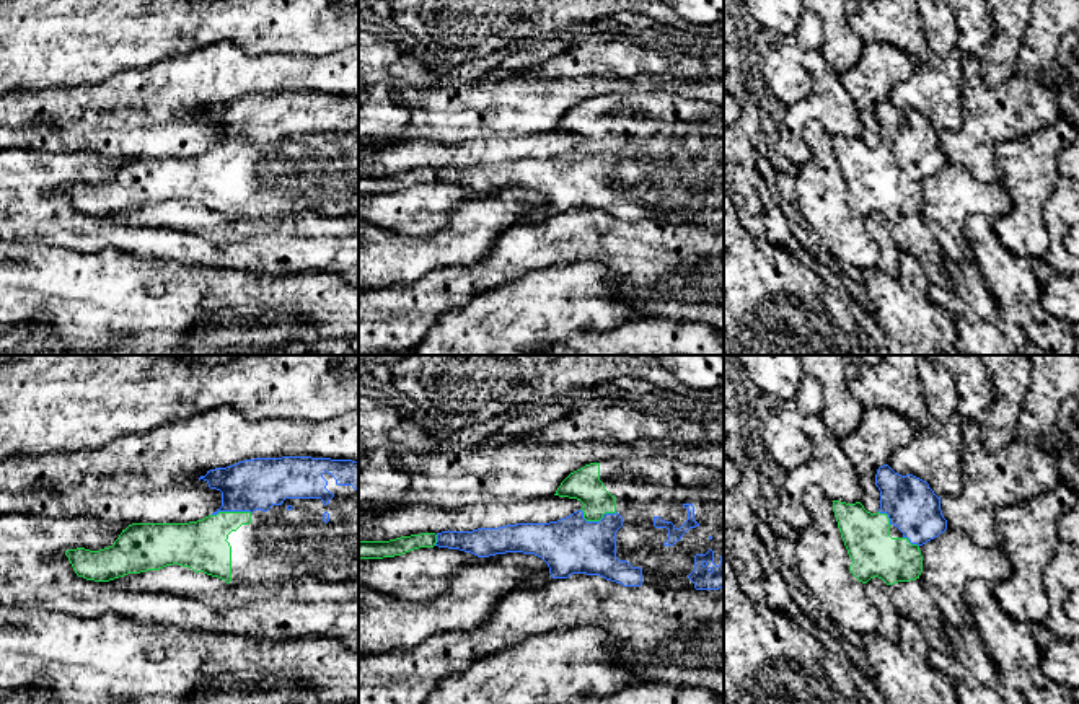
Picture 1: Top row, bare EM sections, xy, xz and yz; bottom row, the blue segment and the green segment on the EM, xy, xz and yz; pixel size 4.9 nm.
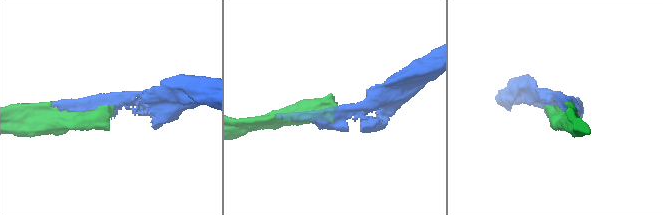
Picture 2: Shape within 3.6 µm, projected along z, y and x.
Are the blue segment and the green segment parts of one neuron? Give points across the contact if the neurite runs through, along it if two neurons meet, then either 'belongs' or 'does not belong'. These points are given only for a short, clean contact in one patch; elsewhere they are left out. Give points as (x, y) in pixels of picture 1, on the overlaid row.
belongs

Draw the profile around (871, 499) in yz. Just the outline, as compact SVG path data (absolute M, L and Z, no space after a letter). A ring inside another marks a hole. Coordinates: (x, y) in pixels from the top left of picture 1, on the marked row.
M867 407L852 433L841 440L844 455L857 469L864 495L861 504L870 513L880 508L880 491L875 486L877 469L888 464L890 456L909 445L916 429L903 416L882 407Z

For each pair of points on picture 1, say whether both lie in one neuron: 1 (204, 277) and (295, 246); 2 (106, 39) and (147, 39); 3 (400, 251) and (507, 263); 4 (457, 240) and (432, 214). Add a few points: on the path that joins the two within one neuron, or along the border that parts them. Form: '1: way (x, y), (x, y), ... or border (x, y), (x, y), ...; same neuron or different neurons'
1: border (194, 266), (253, 272); different neurons
2: way (116, 39), (137, 39); same neuron
3: border (504, 230), (483, 258), (473, 263), (442, 268); different neurons
4: border (471, 198), (462, 199), (431, 233), (406, 233); different neurons

